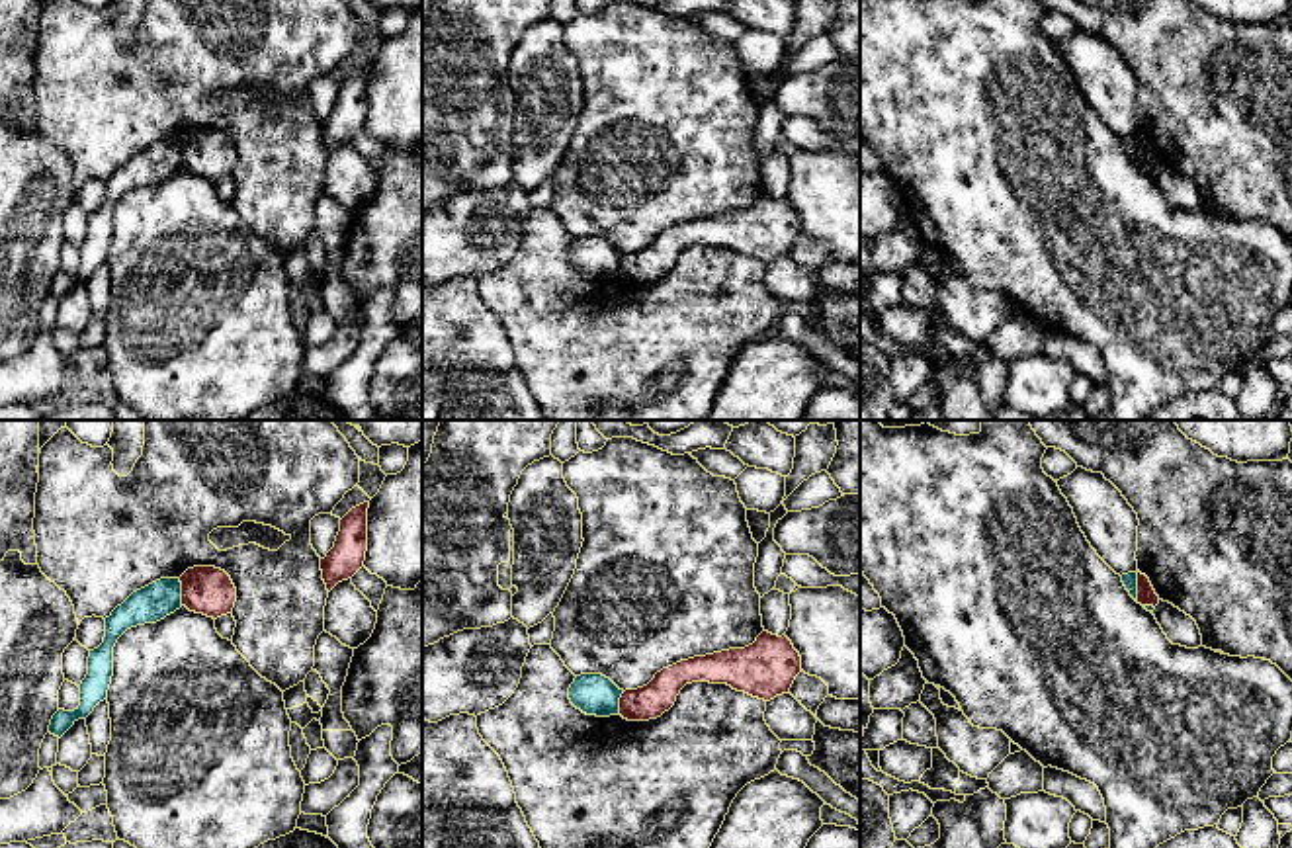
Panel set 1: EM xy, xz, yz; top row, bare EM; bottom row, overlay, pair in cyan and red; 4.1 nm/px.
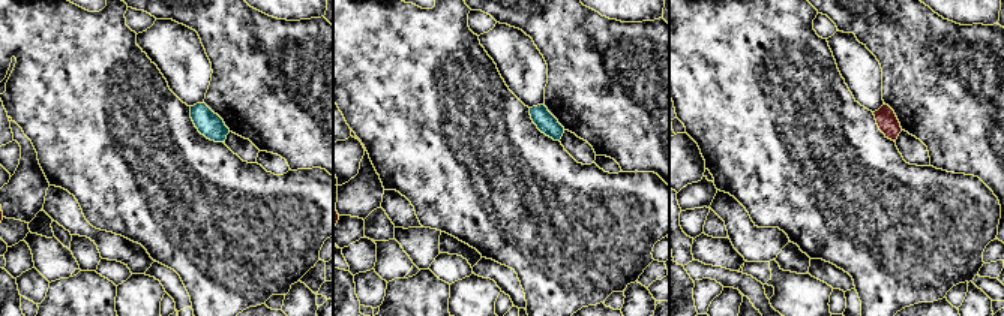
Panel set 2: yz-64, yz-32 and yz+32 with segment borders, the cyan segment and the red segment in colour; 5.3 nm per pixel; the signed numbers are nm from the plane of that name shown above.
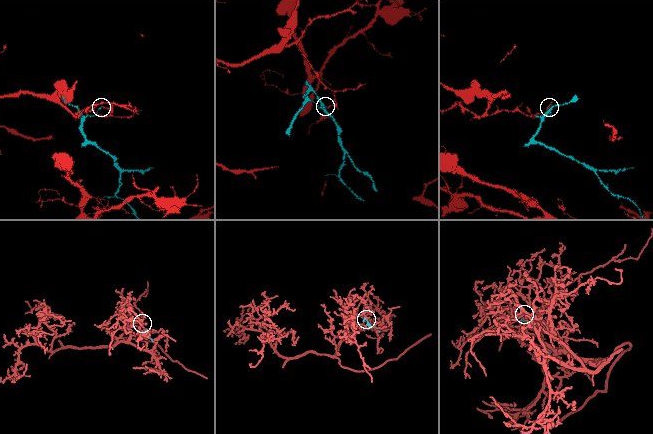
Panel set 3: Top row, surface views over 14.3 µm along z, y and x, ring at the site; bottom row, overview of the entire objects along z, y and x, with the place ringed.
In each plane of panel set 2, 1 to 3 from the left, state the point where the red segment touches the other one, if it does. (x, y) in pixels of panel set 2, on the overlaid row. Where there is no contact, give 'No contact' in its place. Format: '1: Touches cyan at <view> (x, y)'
1: No contact
2: No contact
3: No contact

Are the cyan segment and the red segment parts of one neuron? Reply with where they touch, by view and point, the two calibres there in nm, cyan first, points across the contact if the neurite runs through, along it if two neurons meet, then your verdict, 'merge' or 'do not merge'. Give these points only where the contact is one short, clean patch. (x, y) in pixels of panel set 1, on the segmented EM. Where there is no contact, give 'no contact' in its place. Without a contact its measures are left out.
meets cyan in yz at (1136, 587); 60 nm thick on the cyan side, 80 nm on the other; border along yz (1136, 573), (1138, 600); do not merge

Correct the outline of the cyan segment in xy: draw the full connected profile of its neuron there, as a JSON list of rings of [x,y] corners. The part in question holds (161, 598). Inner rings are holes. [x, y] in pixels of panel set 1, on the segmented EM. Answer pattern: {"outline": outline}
{"outline": [[[160,578],[133,592],[109,617],[106,617],[104,643],[90,651],[88,674],[80,688],[80,705],[74,711],[59,709],[49,725],[49,733],[63,737],[78,719],[86,719],[94,707],[108,700],[113,676],[113,647],[131,627],[156,623],[182,608],[180,578]]]}

